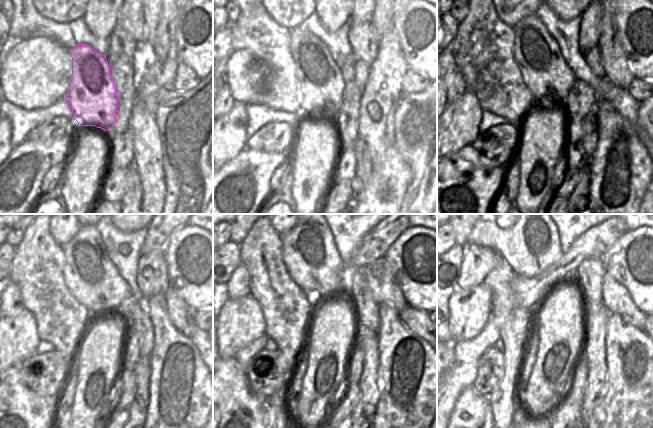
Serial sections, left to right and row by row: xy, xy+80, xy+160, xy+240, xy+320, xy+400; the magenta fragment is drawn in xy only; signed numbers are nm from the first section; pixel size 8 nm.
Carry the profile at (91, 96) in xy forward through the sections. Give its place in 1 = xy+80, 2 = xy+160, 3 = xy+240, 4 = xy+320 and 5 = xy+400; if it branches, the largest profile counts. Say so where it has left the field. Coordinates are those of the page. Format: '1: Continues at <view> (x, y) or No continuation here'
1: Continues at xy+80 (320, 83)
2: Continues at xy+160 (544, 71)
3: Continues at xy+240 (89, 274)
4: Continues at xy+320 (309, 253)
5: Continues at xy+400 (531, 245).

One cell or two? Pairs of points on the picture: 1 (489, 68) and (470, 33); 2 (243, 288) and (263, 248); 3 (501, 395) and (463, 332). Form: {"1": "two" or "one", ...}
{"1": "one", "2": "two", "3": "two"}

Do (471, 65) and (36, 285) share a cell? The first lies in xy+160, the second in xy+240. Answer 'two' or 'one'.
one

